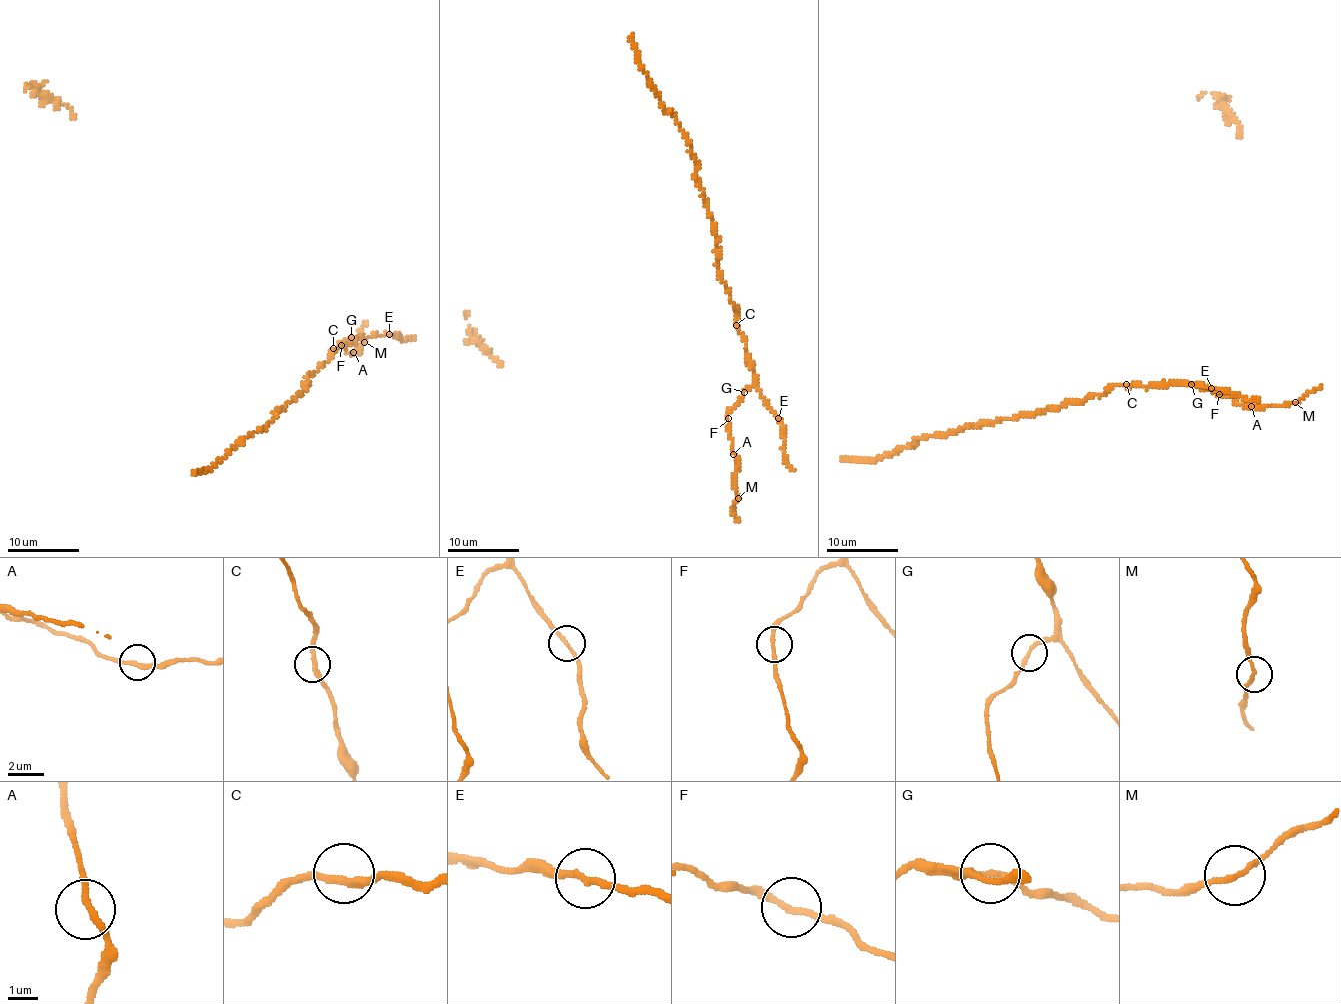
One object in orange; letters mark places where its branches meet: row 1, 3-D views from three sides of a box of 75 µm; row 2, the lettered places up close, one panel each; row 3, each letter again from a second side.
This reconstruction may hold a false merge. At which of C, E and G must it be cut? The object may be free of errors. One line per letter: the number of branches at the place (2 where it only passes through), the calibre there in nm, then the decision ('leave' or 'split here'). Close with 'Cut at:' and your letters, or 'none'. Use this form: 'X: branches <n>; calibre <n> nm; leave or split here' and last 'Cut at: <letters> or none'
C: branches 2; calibre 240 nm; leave
E: branches 2; calibre 200 nm; leave
G: branches 2; calibre 200 nm; leave
Cut at: none

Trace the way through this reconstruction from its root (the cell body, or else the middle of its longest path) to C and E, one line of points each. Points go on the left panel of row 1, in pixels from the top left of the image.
C: (358, 339), (333, 348)
E: (358, 339), (388, 334)

